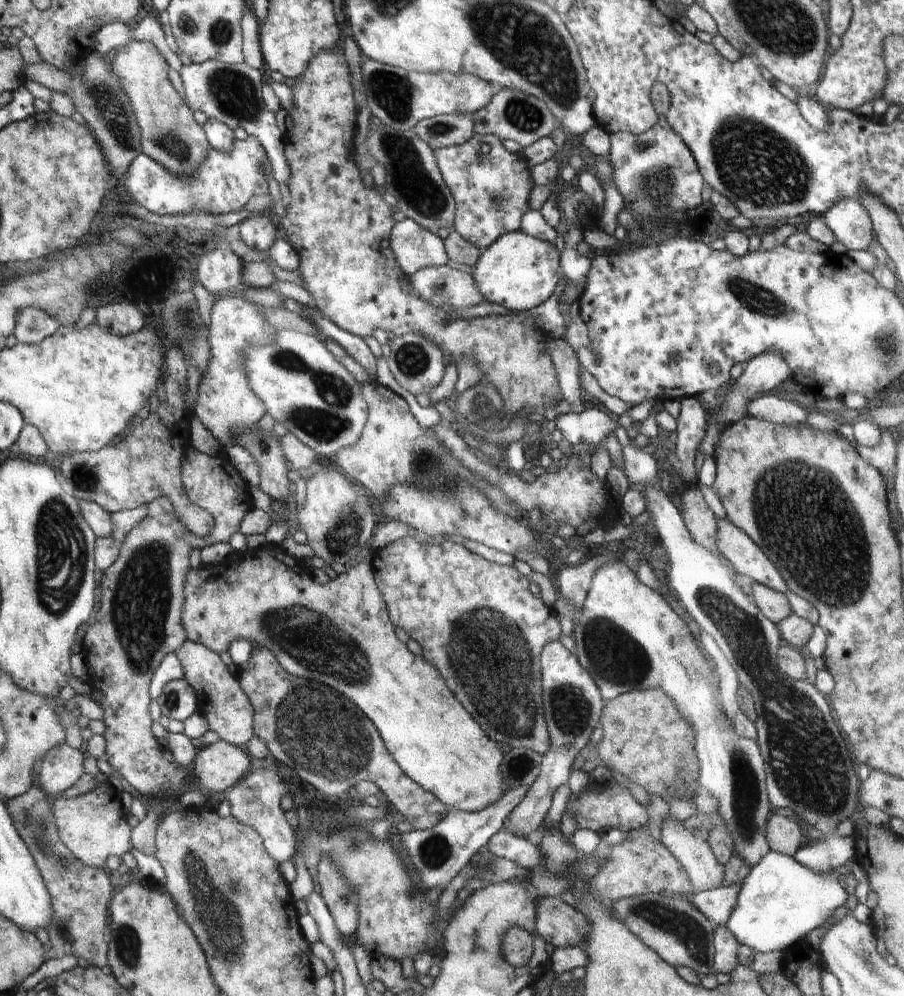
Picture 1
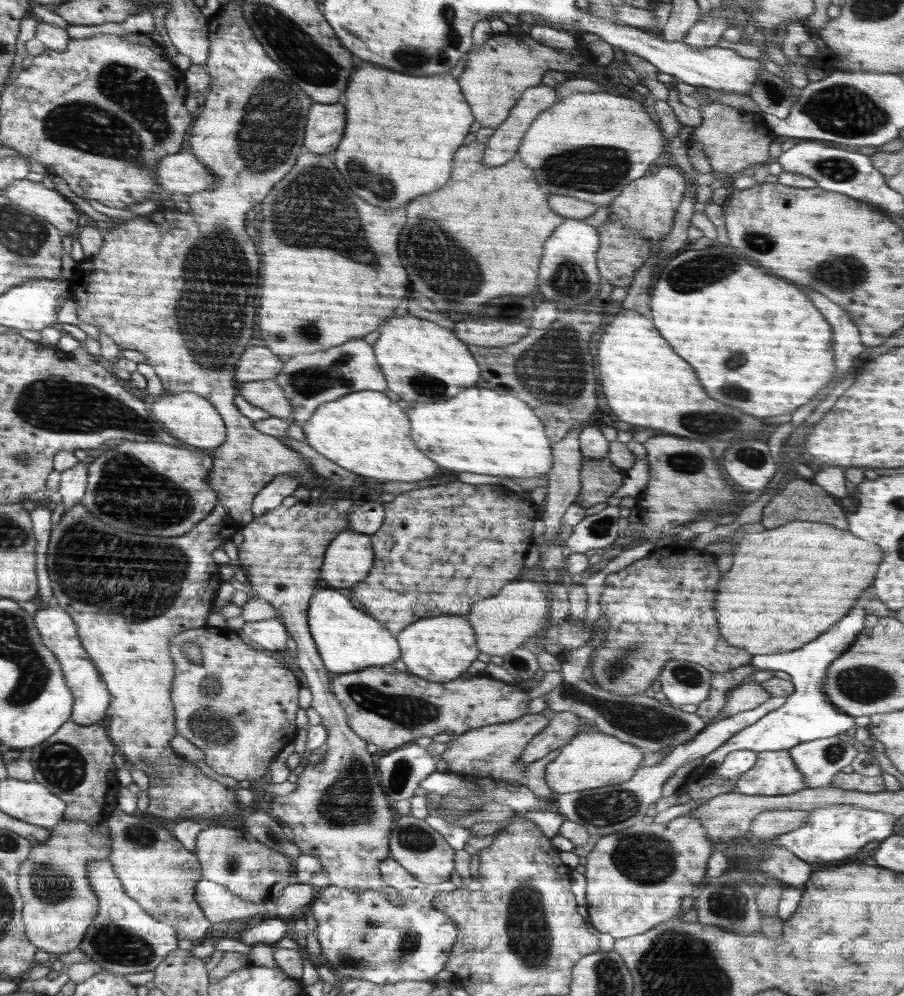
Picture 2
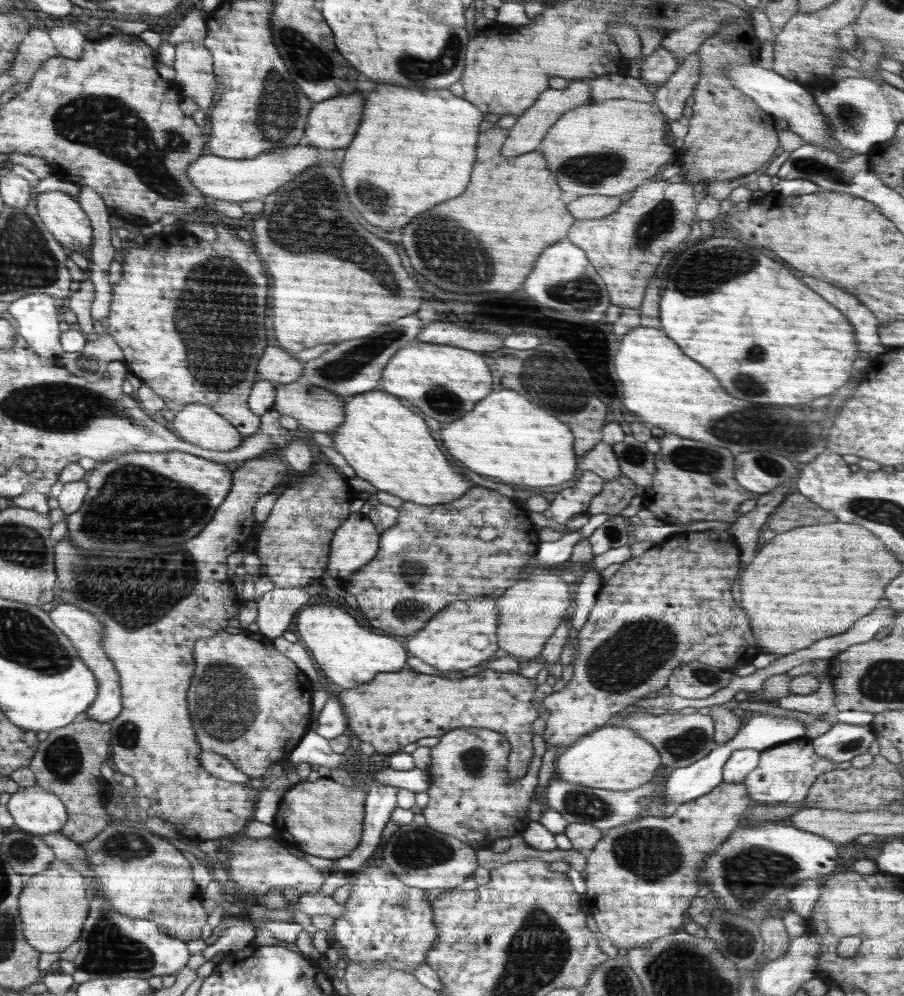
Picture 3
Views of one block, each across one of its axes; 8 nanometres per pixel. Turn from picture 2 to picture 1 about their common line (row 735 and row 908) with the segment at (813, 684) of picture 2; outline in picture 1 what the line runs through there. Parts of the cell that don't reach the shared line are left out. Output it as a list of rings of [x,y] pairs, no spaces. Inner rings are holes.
[[[768,851],[751,869],[742,882],[738,903],[725,926],[740,945],[761,954],[787,954],[799,948],[806,936],[822,927],[849,897],[843,877],[837,871],[814,871],[780,852]]]

